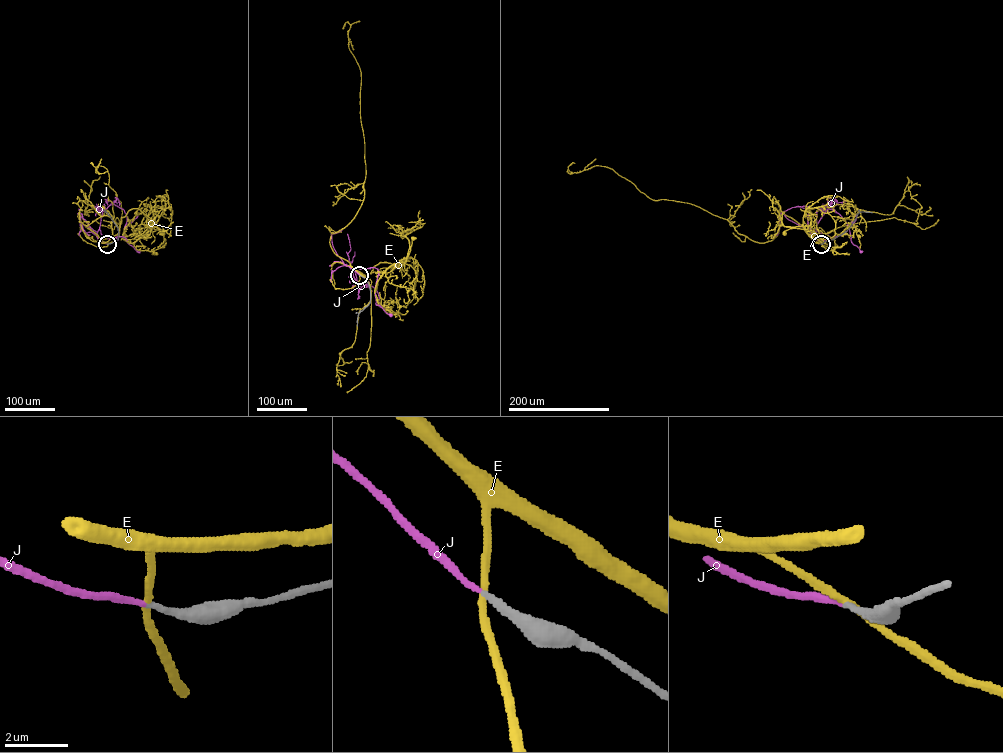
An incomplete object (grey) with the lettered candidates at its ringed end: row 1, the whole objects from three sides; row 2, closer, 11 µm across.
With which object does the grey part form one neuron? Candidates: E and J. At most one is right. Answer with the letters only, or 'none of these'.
J

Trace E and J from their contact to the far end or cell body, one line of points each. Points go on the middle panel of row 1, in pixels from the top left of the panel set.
E: (359, 275), (350, 265), (367, 276), (380, 262), (403, 264), (413, 239)
J: (359, 275), (348, 265), (354, 278), (376, 289), (379, 298), (375, 304), (391, 315)

